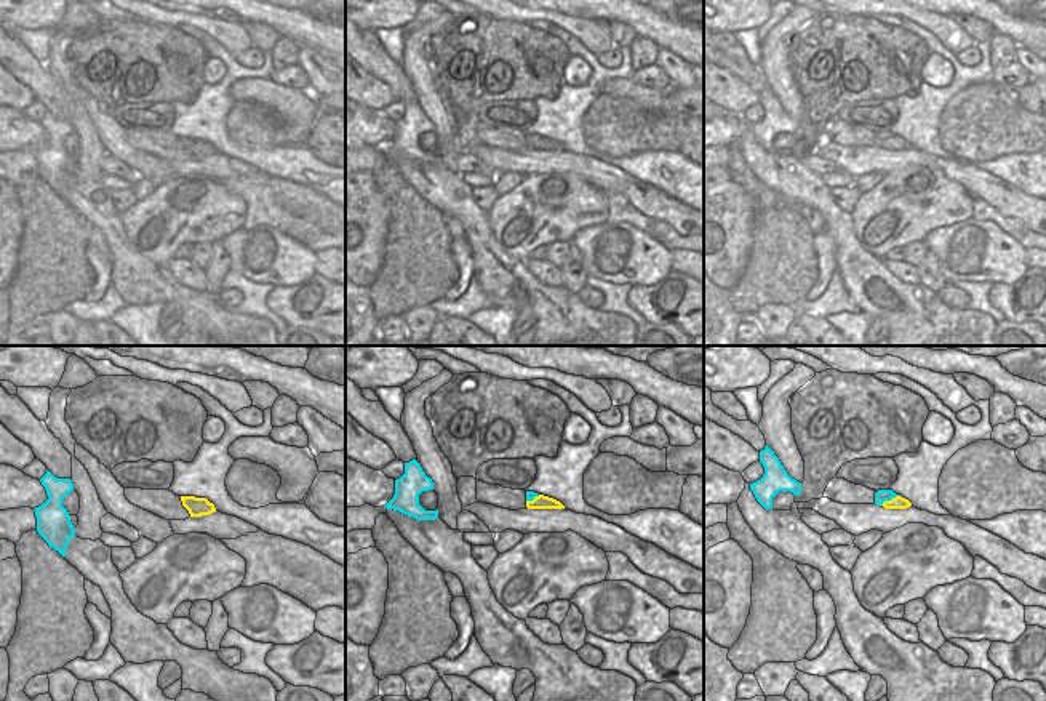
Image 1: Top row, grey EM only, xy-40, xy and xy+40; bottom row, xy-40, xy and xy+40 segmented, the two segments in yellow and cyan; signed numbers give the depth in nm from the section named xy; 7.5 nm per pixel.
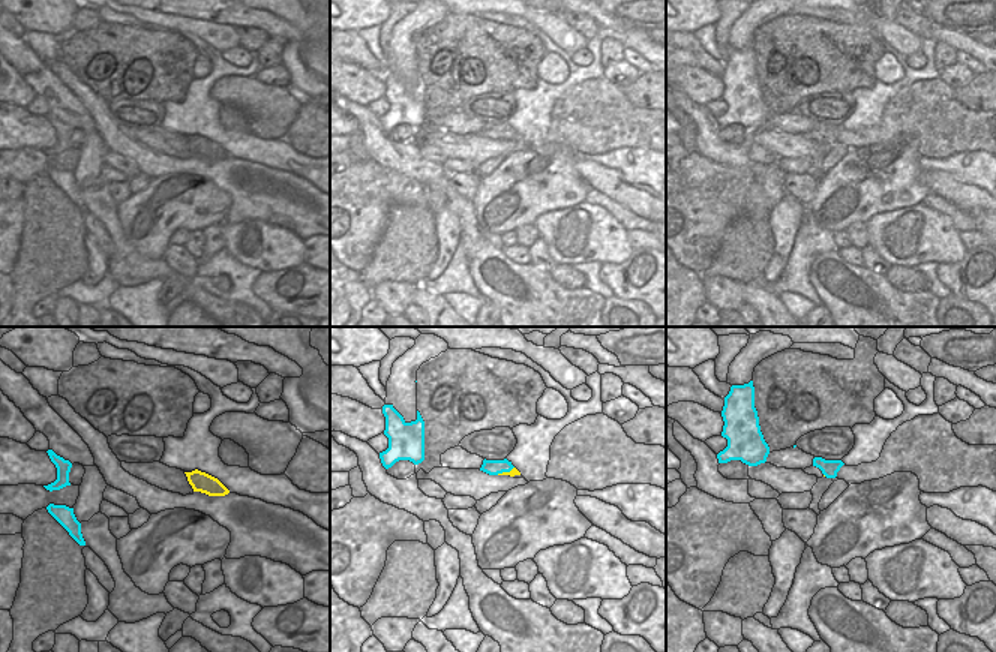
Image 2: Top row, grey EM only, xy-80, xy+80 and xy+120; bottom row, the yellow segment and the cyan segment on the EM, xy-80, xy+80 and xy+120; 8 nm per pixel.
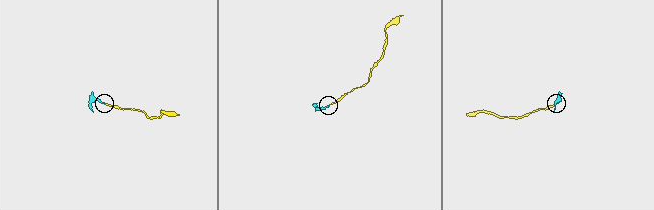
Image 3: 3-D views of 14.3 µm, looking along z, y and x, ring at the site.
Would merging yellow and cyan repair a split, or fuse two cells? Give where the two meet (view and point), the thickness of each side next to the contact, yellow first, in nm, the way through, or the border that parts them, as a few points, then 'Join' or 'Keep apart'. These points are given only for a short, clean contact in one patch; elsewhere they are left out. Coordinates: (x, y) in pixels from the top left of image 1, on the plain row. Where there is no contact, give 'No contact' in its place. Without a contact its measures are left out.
Touches yellow at xy+40 (891, 141). Thickness 100 nm (yellow) against 100 nm. Keep apart.

